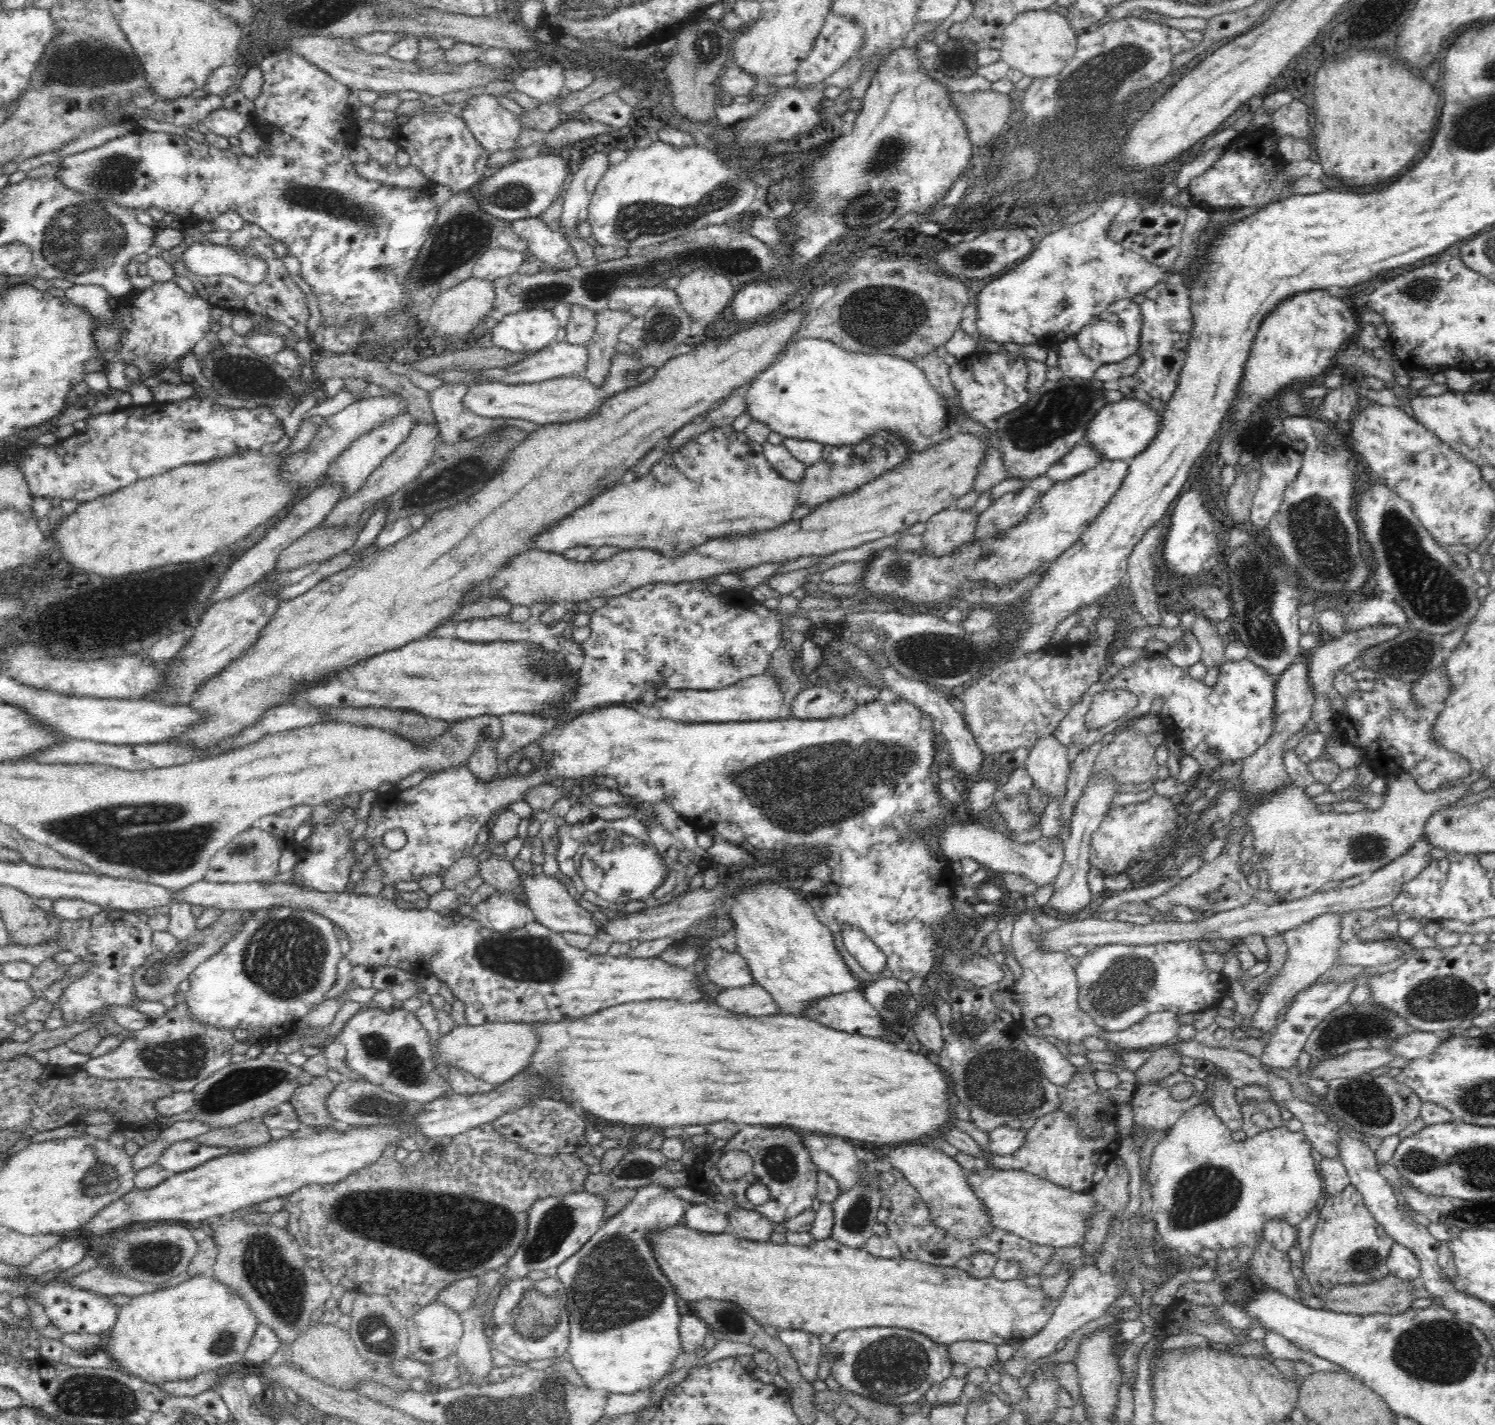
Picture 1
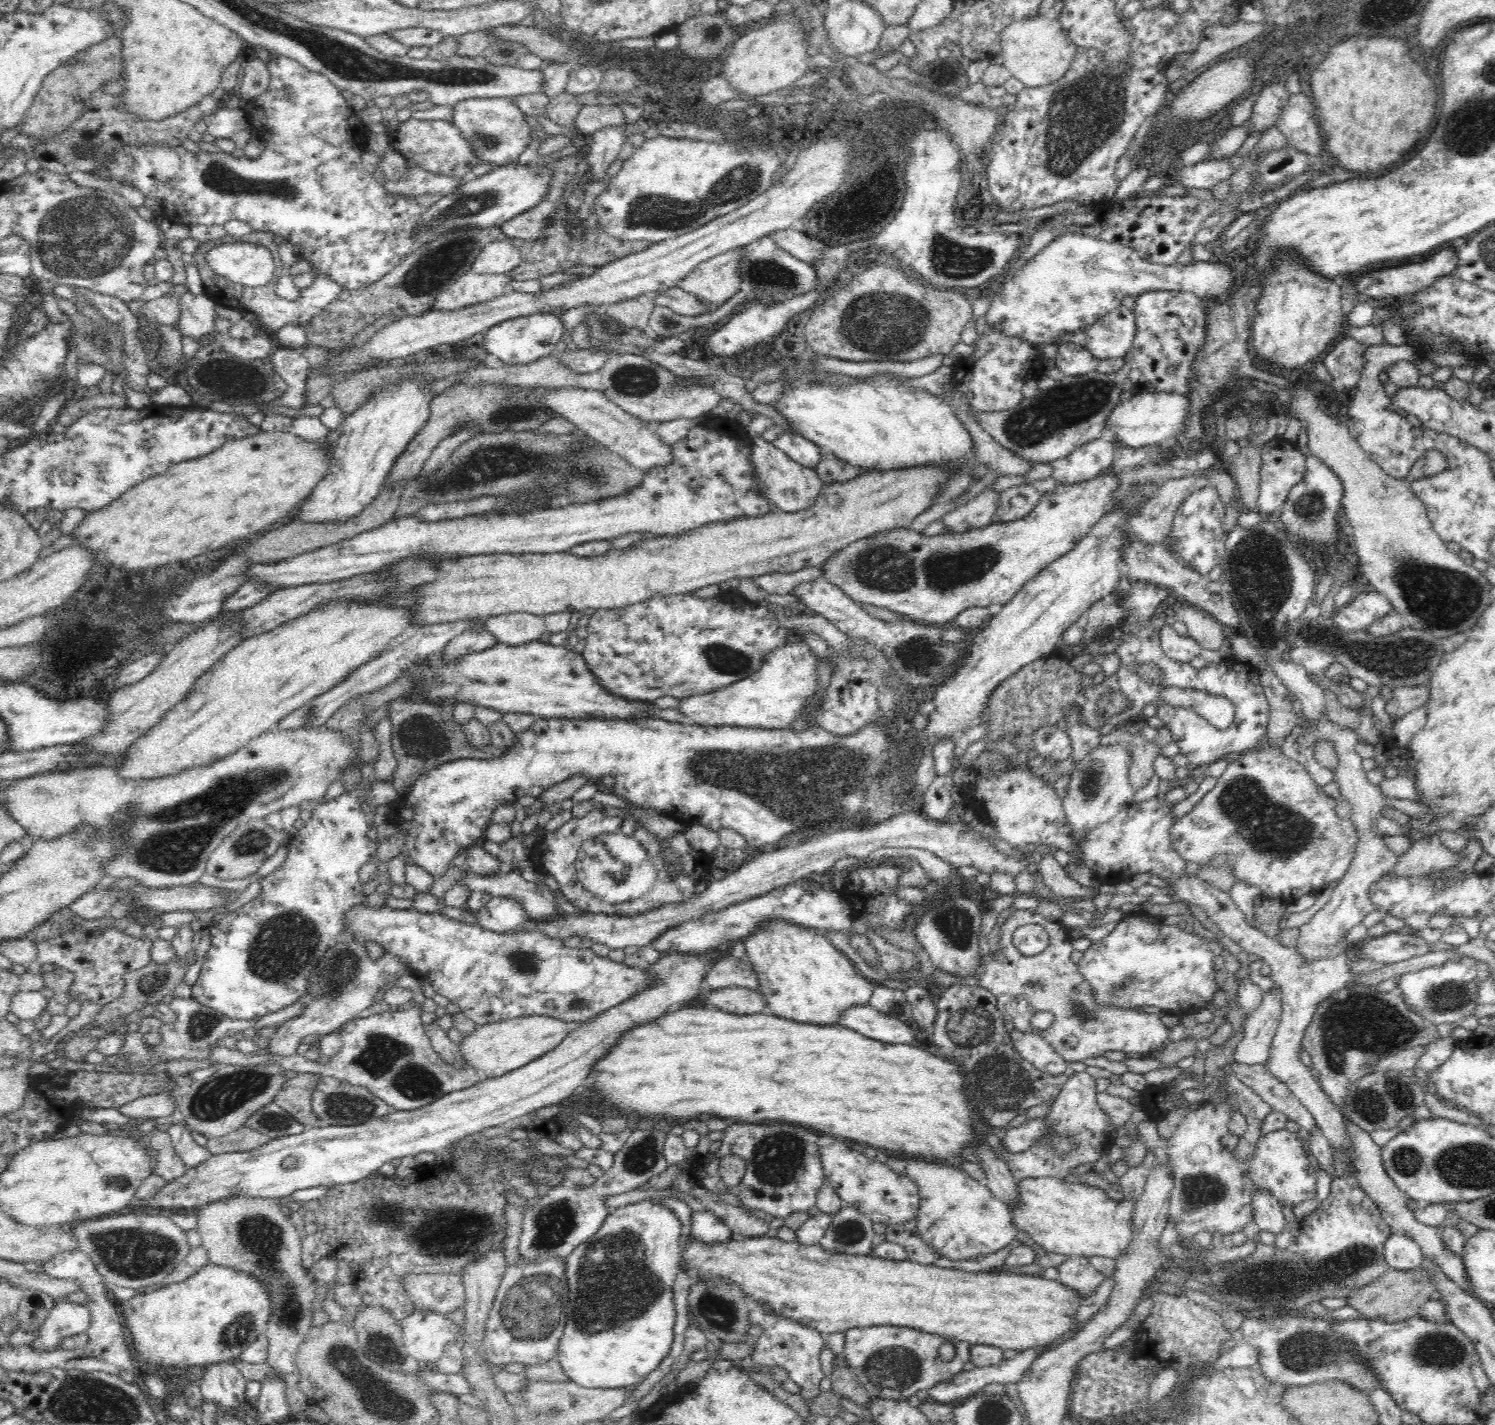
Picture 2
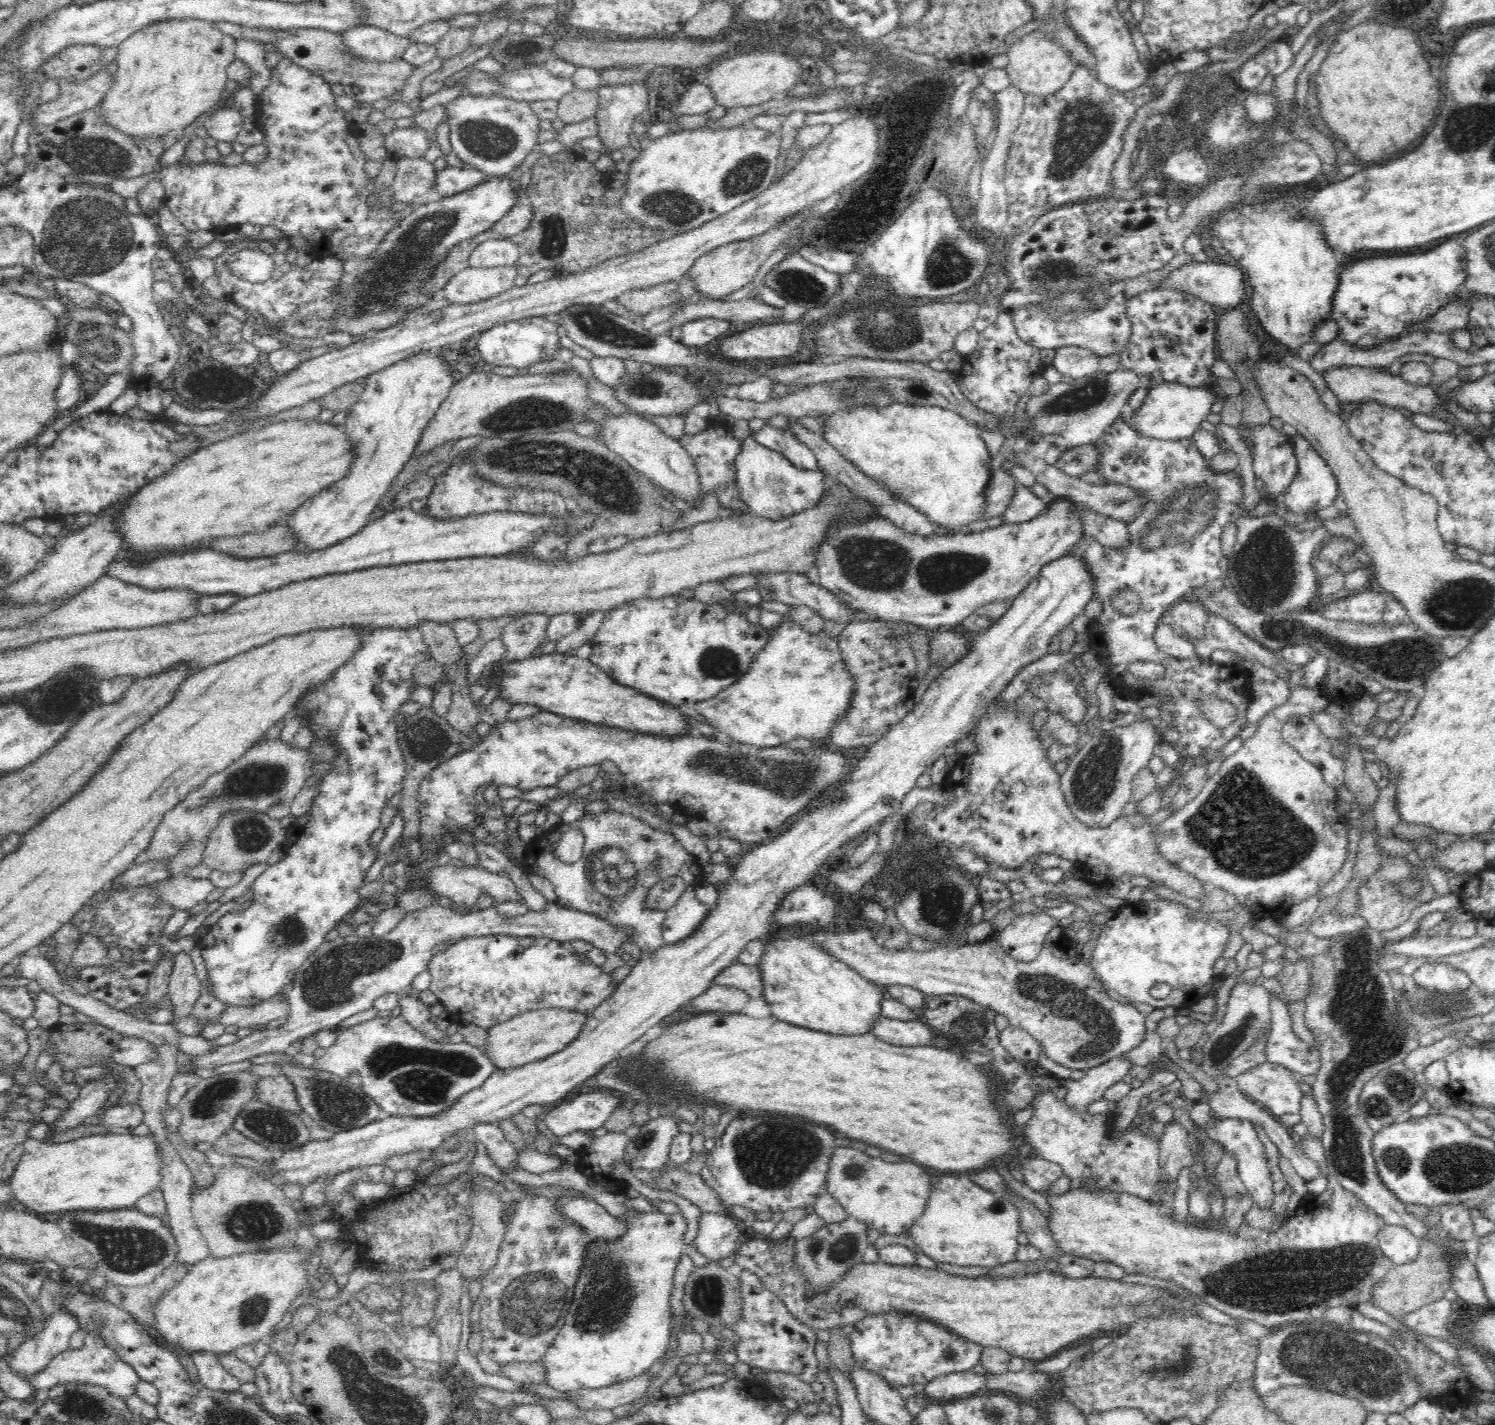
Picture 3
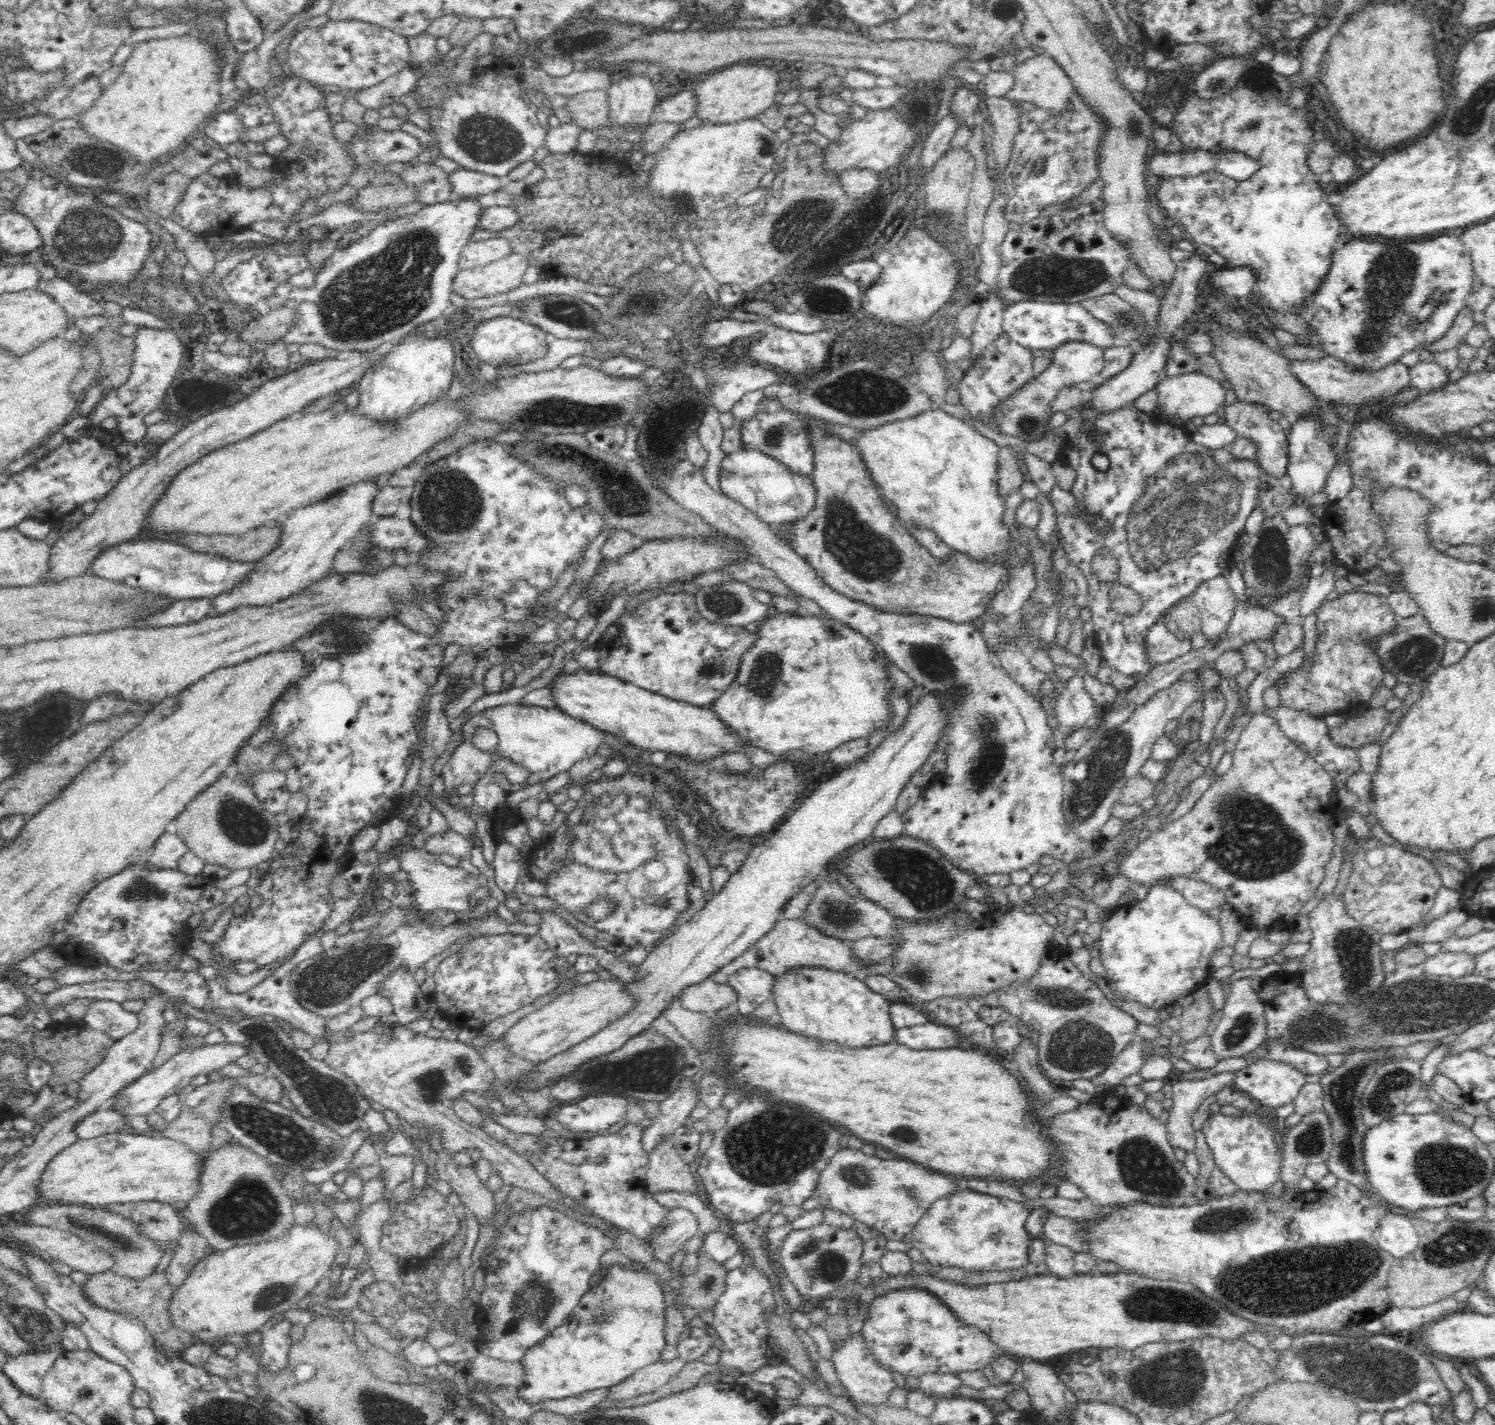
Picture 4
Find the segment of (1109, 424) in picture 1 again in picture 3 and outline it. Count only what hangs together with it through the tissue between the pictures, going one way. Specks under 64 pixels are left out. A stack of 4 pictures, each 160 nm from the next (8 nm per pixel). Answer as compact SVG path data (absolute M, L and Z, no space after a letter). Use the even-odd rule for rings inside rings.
M1162 383L1149 389L1141 407L1135 412L1132 427L1142 435L1155 439L1180 440L1190 438L1200 428L1200 422L1211 413L1220 392L1217 389L1192 388L1178 383Z

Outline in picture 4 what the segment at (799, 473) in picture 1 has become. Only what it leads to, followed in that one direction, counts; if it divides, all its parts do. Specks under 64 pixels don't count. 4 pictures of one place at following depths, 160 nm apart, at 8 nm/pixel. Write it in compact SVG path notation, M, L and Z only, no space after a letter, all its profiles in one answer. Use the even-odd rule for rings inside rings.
M740 448L725 455L720 465L719 483L724 495L743 504L762 522L773 527L802 520L816 504L817 490L812 476L796 474L759 450Z

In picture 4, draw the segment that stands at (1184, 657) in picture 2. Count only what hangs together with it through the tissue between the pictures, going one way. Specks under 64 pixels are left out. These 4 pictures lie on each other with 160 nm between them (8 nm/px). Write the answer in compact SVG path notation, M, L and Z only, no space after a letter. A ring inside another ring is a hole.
M1158 622L1154 624L1152 628L1150 628L1147 636L1146 636L1146 652L1148 655L1148 660L1151 666L1158 666L1160 664L1164 664L1178 658L1180 656L1184 656L1188 654L1192 648L1190 639L1188 636L1175 636L1166 628L1165 623Z

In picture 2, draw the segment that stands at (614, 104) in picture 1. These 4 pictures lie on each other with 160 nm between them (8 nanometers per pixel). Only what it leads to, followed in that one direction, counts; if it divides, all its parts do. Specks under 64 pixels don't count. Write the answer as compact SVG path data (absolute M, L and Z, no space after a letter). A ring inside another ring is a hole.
M584 105L576 118L573 129L587 139L598 130L609 126L626 126L626 118L620 107Z

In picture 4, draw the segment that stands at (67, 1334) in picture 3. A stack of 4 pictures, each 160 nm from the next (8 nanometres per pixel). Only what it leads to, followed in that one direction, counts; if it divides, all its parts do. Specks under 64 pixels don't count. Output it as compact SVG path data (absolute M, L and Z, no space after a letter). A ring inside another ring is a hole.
M60 1342L45 1353L26 1353L18 1354L16 1358L9 1357L3 1366L3 1372L26 1396L41 1398L44 1375L63 1351Z

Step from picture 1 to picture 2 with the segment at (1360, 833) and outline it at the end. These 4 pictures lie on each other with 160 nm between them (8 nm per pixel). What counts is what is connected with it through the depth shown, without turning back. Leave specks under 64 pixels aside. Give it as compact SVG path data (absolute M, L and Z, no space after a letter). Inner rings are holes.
M1262 744L1228 763L1214 788L1192 811L1175 818L1171 844L1184 860L1203 864L1202 869L1231 866L1237 882L1257 886L1261 896L1277 898L1288 905L1304 894L1317 893L1331 882L1338 882L1350 868L1360 838L1350 818L1336 815L1336 803L1324 793L1323 786L1316 784L1304 765L1288 758L1281 748Z

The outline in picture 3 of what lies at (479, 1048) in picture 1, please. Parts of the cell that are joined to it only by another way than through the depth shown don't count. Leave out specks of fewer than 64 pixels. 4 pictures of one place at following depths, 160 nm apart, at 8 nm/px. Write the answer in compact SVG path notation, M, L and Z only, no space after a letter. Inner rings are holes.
M566 1008L525 1012L488 1030L487 1048L484 1054L495 1065L496 1071L545 1060L577 1040L590 1014L590 1011L572 1011Z

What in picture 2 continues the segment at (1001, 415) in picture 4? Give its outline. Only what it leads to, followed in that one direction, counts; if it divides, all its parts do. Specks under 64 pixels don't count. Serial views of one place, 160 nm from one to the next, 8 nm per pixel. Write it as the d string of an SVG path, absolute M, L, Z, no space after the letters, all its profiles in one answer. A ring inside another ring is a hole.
M1057 344L1057 353L1052 365L1057 366L1064 376L1081 376L1088 372L1097 371L1100 359L1092 356L1092 353L1081 344Z

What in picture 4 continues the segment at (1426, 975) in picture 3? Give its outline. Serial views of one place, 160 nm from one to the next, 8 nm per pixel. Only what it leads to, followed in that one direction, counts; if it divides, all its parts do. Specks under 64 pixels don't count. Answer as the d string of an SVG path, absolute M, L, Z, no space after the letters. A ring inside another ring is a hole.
M1440 952L1433 956L1428 957L1426 962L1421 965L1424 973L1429 976L1446 975L1447 977L1460 978L1474 973L1474 955L1467 952Z

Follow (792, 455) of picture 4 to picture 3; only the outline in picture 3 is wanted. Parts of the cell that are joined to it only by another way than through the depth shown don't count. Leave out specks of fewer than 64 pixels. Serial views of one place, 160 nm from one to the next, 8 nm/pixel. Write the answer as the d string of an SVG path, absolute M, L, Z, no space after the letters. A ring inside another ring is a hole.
M766 424L751 435L758 444L784 455L796 468L819 469L816 455L790 429L777 429Z

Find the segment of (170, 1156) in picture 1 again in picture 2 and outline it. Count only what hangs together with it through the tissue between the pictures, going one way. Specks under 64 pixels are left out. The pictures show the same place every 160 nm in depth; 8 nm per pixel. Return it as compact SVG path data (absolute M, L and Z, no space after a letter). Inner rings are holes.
M178 1117L173 1120L167 1131L171 1136L174 1151L182 1158L187 1170L197 1168L213 1155L206 1149L203 1141L195 1137Z

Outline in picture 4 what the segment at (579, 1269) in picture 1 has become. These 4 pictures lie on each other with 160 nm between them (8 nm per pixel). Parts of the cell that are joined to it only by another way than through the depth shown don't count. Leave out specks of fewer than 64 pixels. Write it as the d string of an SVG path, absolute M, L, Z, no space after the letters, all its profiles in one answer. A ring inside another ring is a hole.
M673 1208L664 1218L664 1224L652 1232L646 1241L656 1259L669 1263L684 1244L698 1235L698 1218L686 1208ZM606 1264L606 1266L600 1266L600 1270L603 1274L603 1279L600 1283L590 1286L588 1292L584 1293L584 1296L580 1299L580 1304L576 1305L573 1310L571 1318L576 1318L576 1324L572 1322L566 1322L559 1328L554 1329L550 1336L544 1338L541 1343L531 1346L522 1357L521 1363L524 1366L525 1375L522 1382L516 1386L517 1395L527 1403L530 1403L534 1409L537 1409L538 1402L544 1402L544 1400L562 1400L570 1396L578 1396L583 1392L595 1391L597 1388L610 1388L616 1384L620 1384L623 1380L630 1378L636 1371L641 1368L652 1364L660 1359L664 1346L668 1343L665 1337L665 1325L666 1325L666 1305L664 1304L664 1291L660 1287L660 1280L655 1272L647 1270L645 1265L643 1271L636 1270L635 1268L626 1268L623 1264Z

